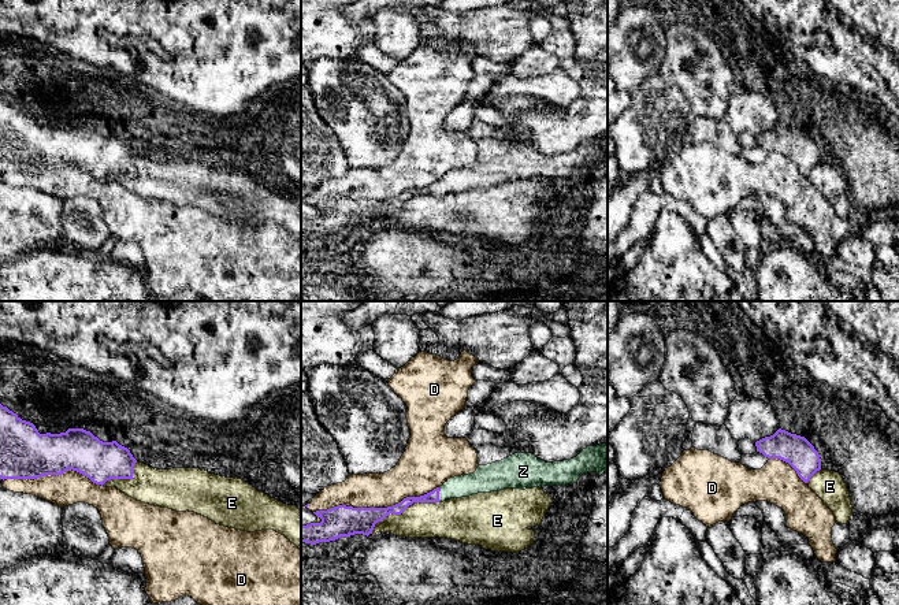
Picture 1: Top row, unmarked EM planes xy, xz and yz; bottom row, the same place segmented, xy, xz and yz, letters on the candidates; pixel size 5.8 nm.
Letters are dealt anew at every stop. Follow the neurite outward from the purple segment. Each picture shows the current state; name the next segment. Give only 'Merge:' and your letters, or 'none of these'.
Merge: Z

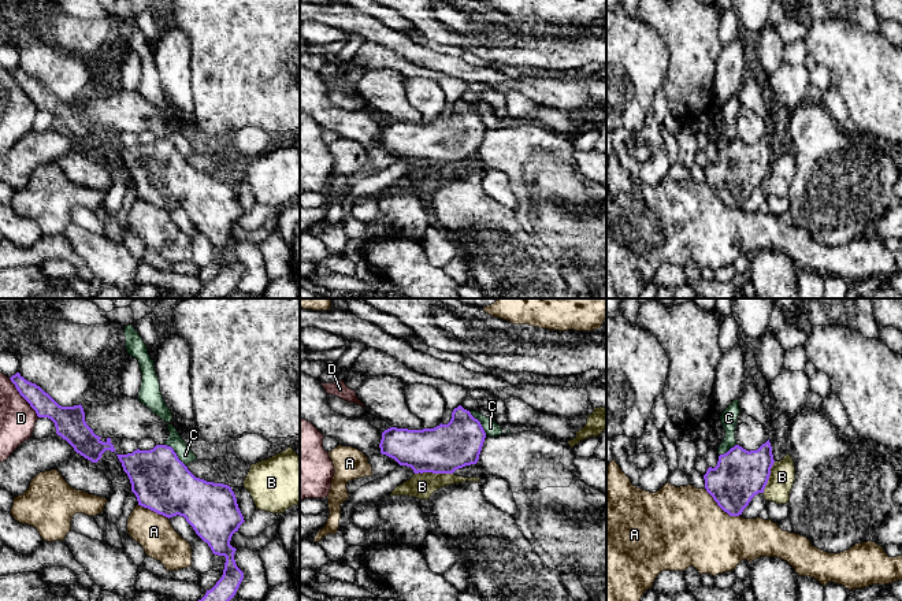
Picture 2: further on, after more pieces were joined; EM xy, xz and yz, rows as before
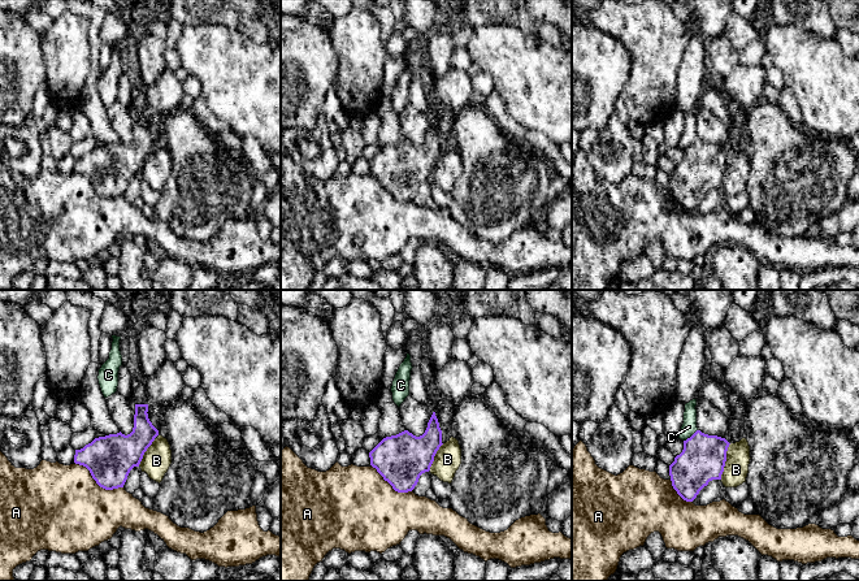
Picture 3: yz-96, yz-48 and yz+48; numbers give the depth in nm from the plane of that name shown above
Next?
Merge: none of these

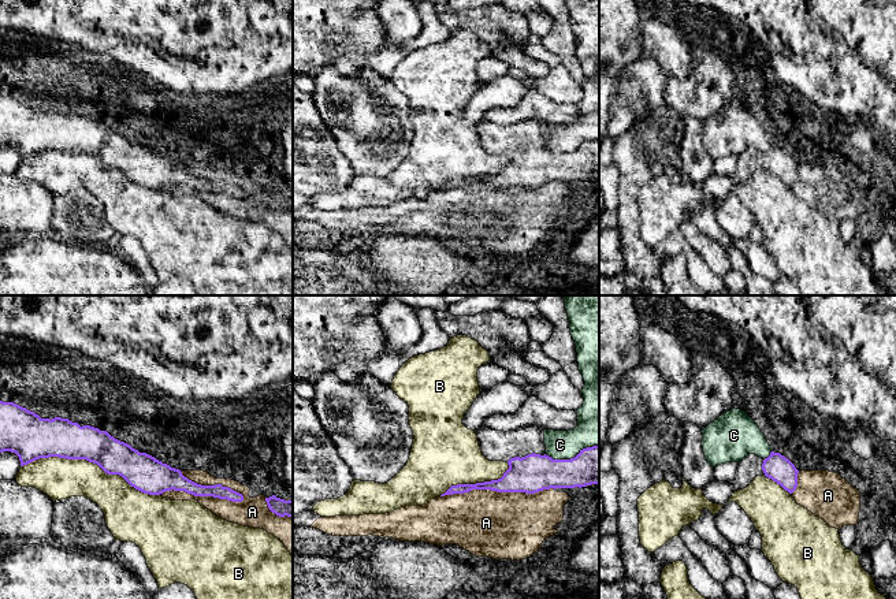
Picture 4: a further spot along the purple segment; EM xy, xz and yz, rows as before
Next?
Merge: none of these

